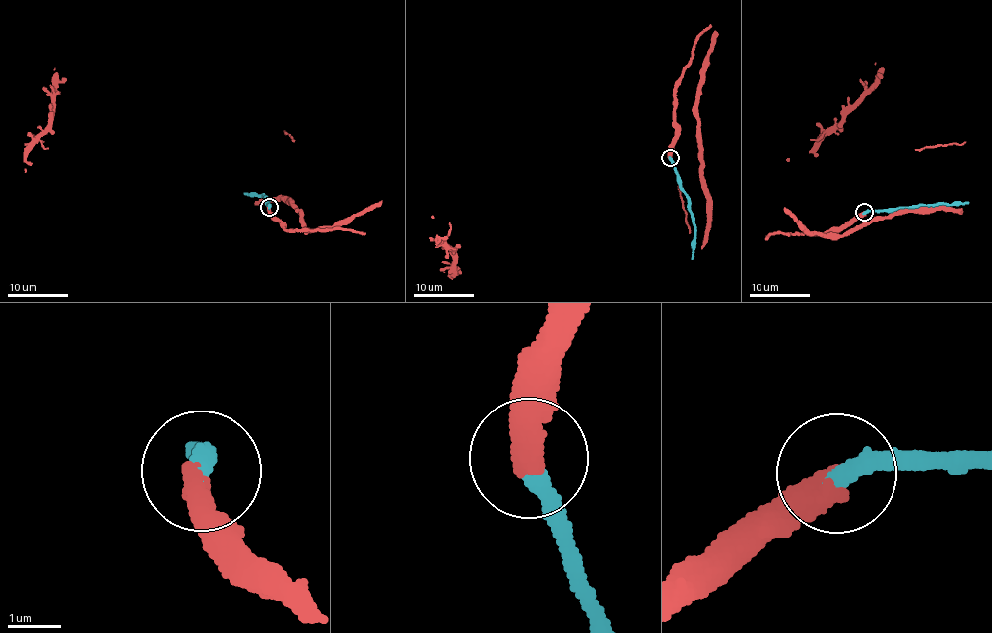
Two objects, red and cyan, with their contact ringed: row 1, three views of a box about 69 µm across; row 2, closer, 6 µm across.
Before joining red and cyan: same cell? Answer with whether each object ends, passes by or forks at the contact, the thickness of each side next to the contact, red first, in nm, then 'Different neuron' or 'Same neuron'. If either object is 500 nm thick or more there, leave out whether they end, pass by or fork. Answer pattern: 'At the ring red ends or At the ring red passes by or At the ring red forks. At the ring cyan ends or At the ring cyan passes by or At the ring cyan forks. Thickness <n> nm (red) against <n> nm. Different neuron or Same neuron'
At the ring red ends. At the ring cyan ends. Thickness 440 nm (red) against 360 nm. Same neuron

